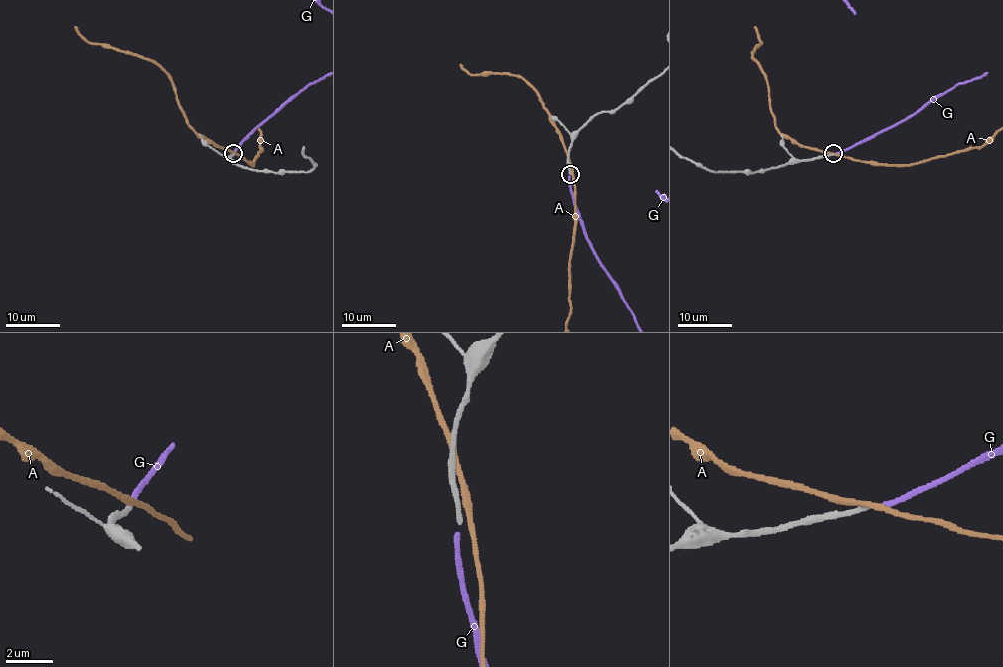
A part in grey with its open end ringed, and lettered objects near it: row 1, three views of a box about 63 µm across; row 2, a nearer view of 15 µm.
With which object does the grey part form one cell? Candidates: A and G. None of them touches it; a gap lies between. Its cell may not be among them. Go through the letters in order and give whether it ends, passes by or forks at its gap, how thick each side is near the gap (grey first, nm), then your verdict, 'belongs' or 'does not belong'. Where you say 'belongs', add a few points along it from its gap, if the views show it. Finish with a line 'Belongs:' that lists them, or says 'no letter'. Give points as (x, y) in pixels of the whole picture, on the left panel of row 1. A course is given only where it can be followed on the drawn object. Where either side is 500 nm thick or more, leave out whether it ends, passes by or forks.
A: it passes by | 190/240 nm | does not belong
G: it ends | 190/240 nm | does not belong
Belongs: no letter

